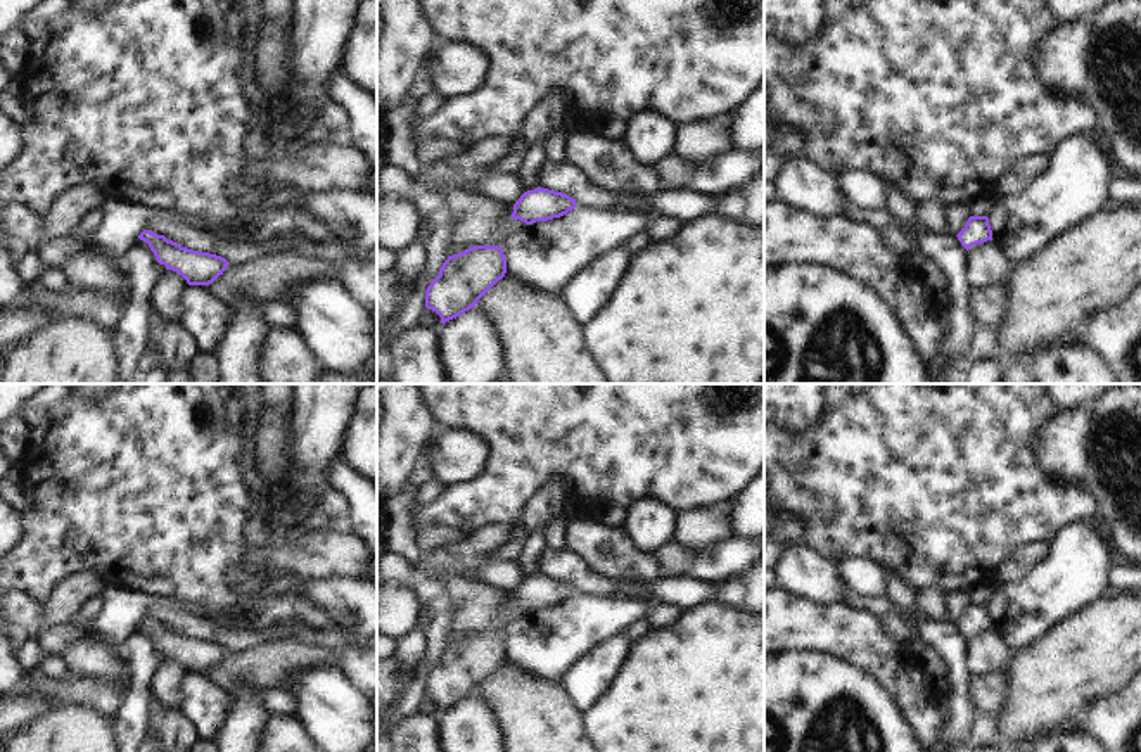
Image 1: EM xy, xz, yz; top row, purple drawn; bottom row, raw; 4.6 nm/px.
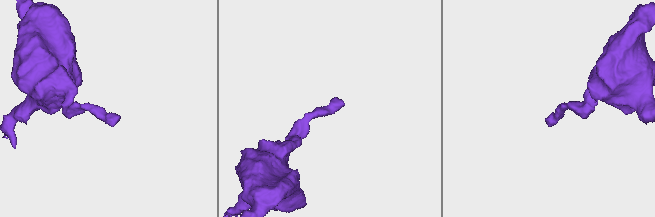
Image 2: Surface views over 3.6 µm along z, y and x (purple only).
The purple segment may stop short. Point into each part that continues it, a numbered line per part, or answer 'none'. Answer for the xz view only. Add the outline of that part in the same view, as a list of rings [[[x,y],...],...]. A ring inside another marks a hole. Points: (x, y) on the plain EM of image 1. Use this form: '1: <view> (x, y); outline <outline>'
none

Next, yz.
none

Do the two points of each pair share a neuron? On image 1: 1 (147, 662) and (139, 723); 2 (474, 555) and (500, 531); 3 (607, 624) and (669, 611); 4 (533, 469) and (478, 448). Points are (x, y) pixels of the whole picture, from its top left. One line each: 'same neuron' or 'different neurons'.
1: same neuron
2: same neuron
3: different neurons
4: different neurons

